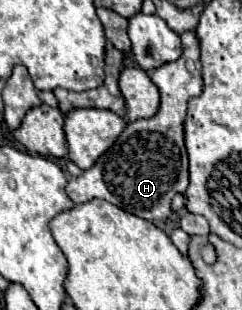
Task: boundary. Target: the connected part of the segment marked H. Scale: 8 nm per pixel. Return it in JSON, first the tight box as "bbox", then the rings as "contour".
{"bbox":[66,32,202,220],"contour":[[[186,32],[182,38],[182,56],[176,62],[164,64],[150,72],[152,82],[158,86],[162,102],[156,116],[136,120],[126,126],[114,146],[104,152],[98,162],[78,178],[70,178],[66,194],[74,204],[88,202],[92,198],[108,200],[110,204],[136,214],[144,220],[166,220],[172,210],[170,202],[174,194],[188,188],[188,156],[184,148],[184,118],[190,98],[202,94],[200,76],[200,46],[194,32]]]}

